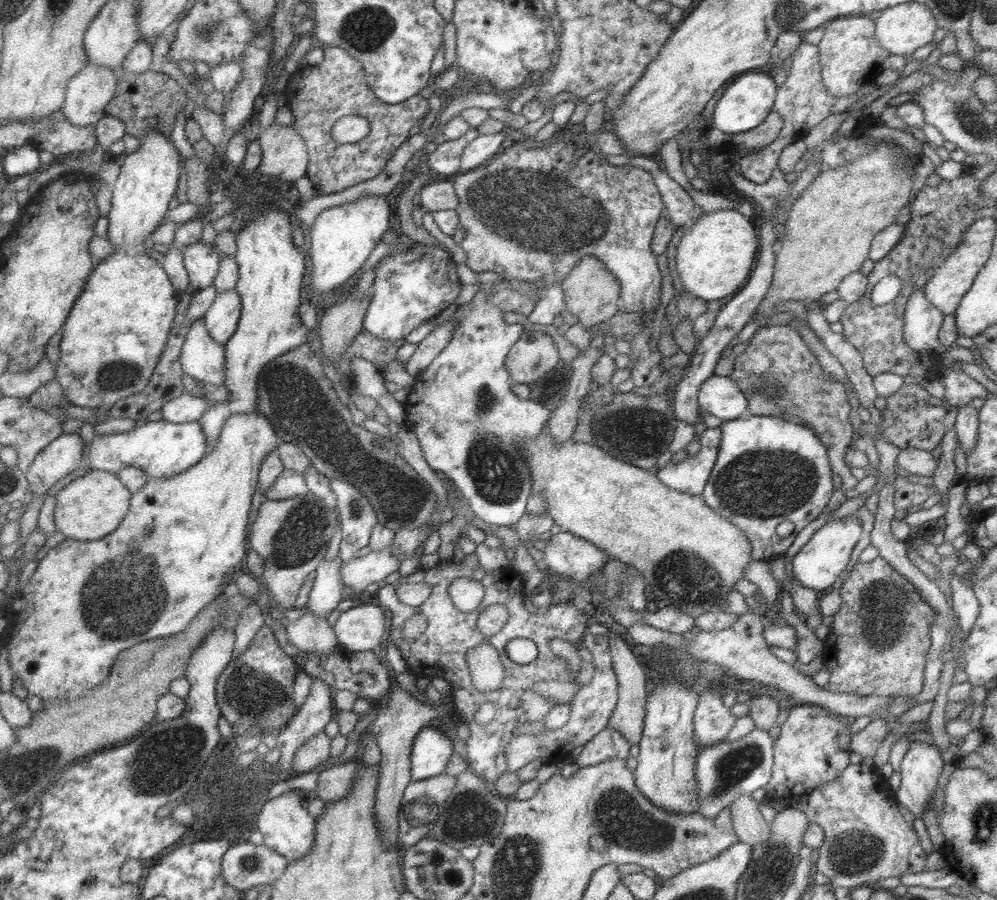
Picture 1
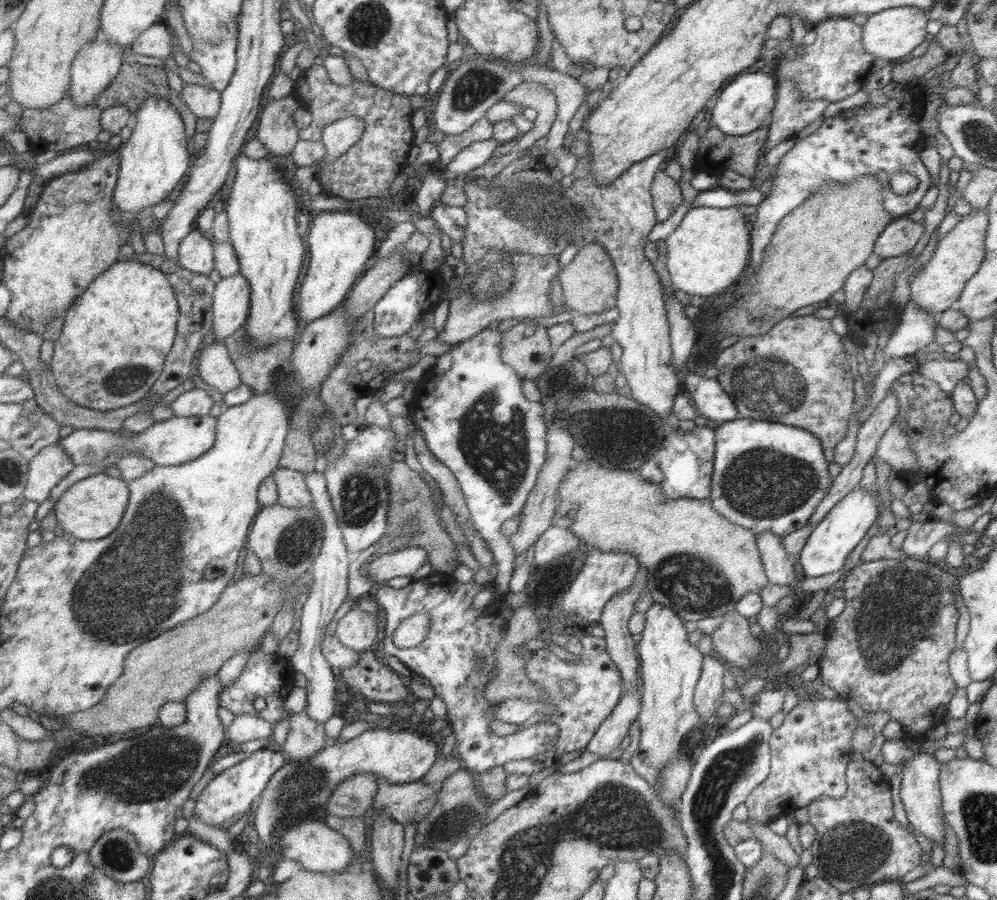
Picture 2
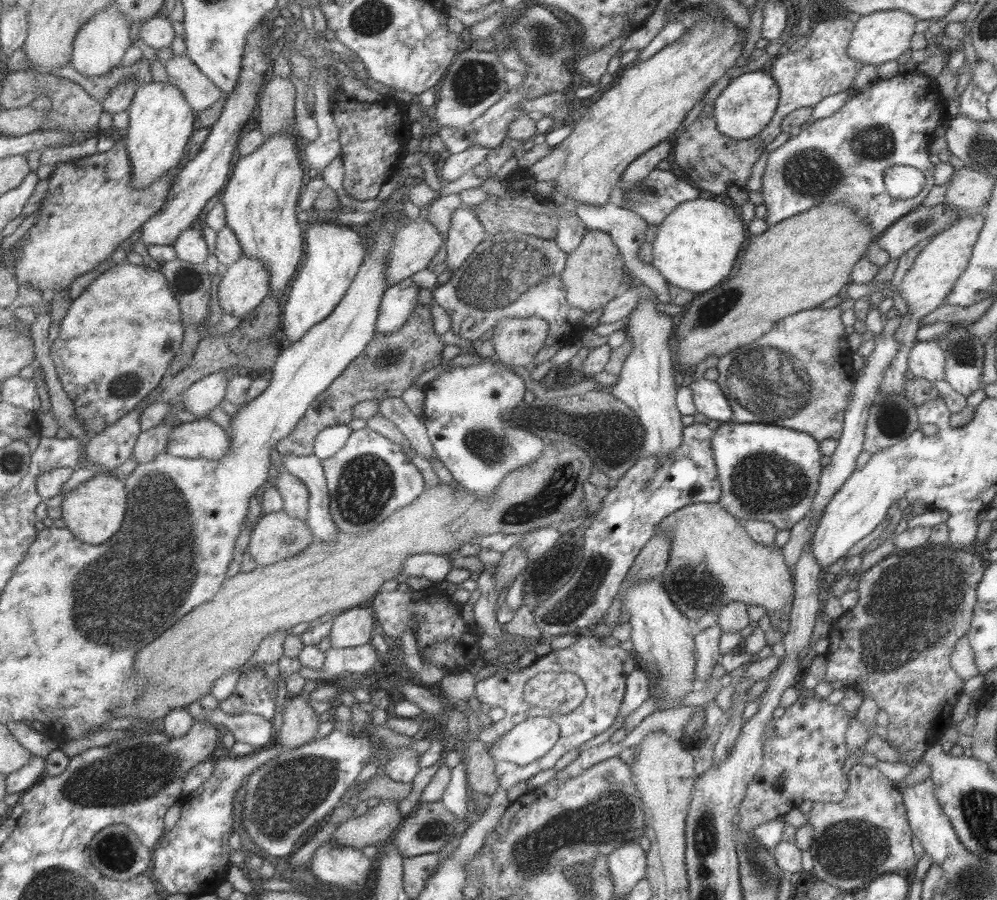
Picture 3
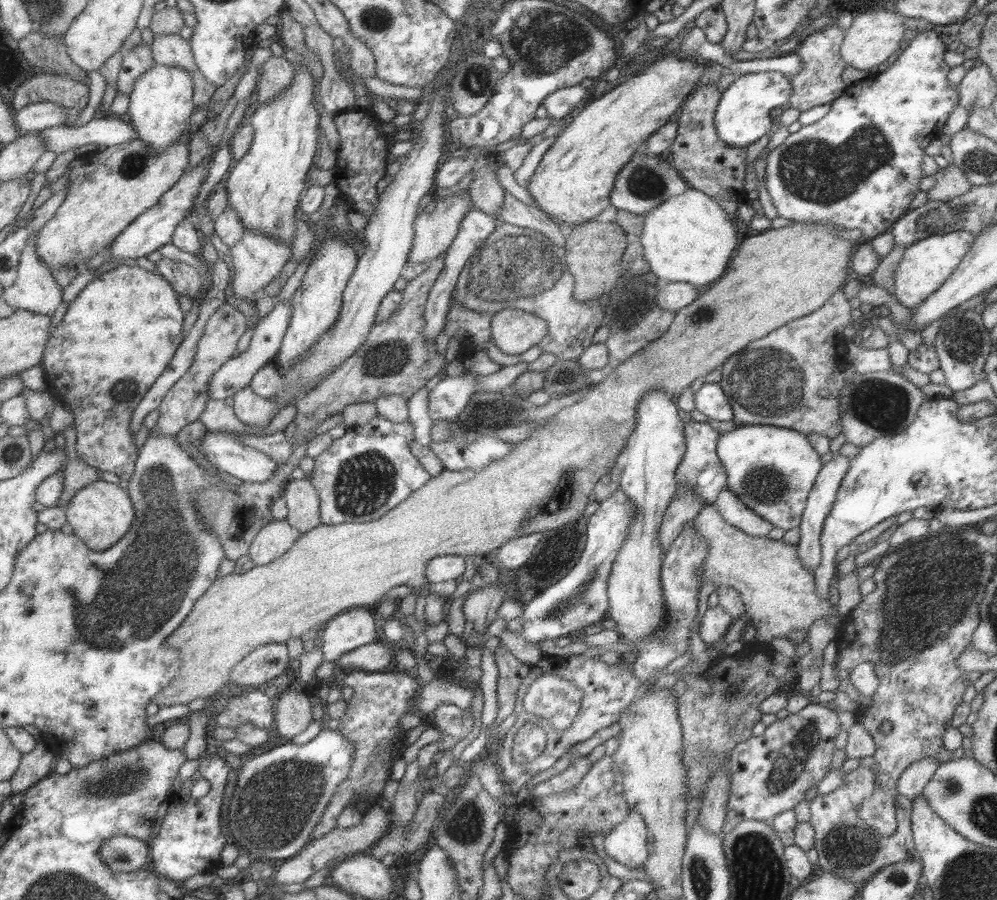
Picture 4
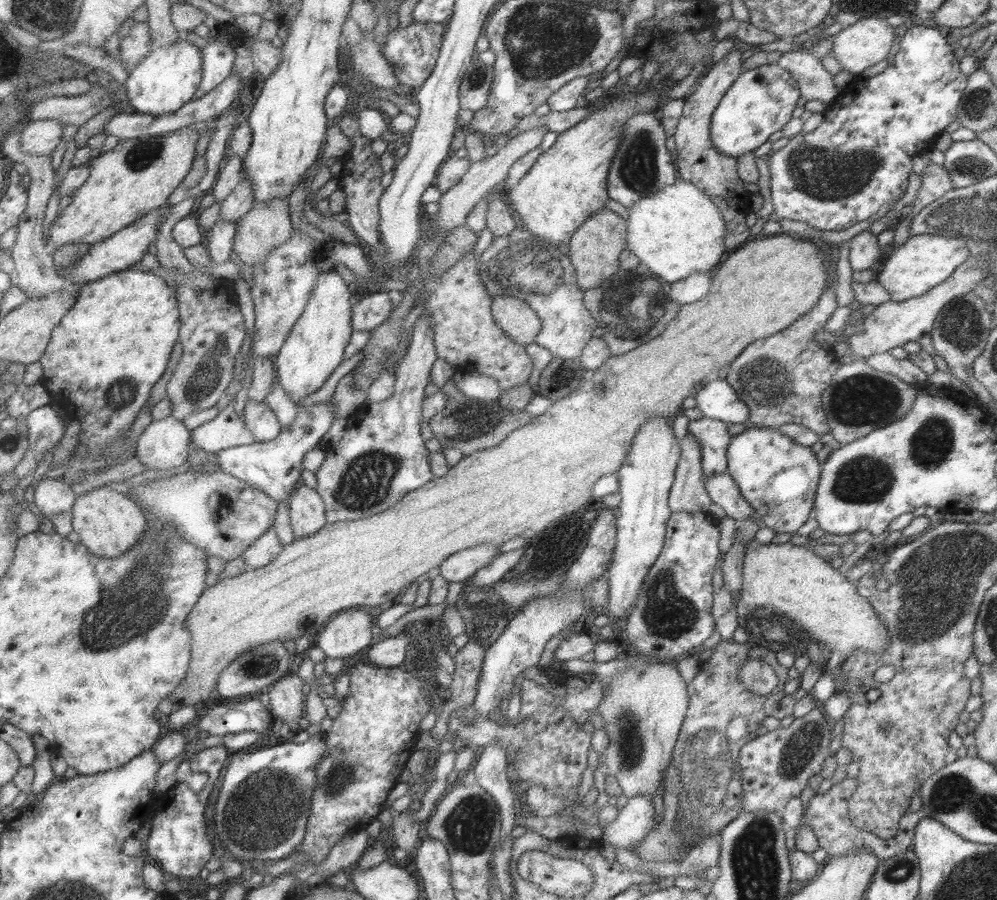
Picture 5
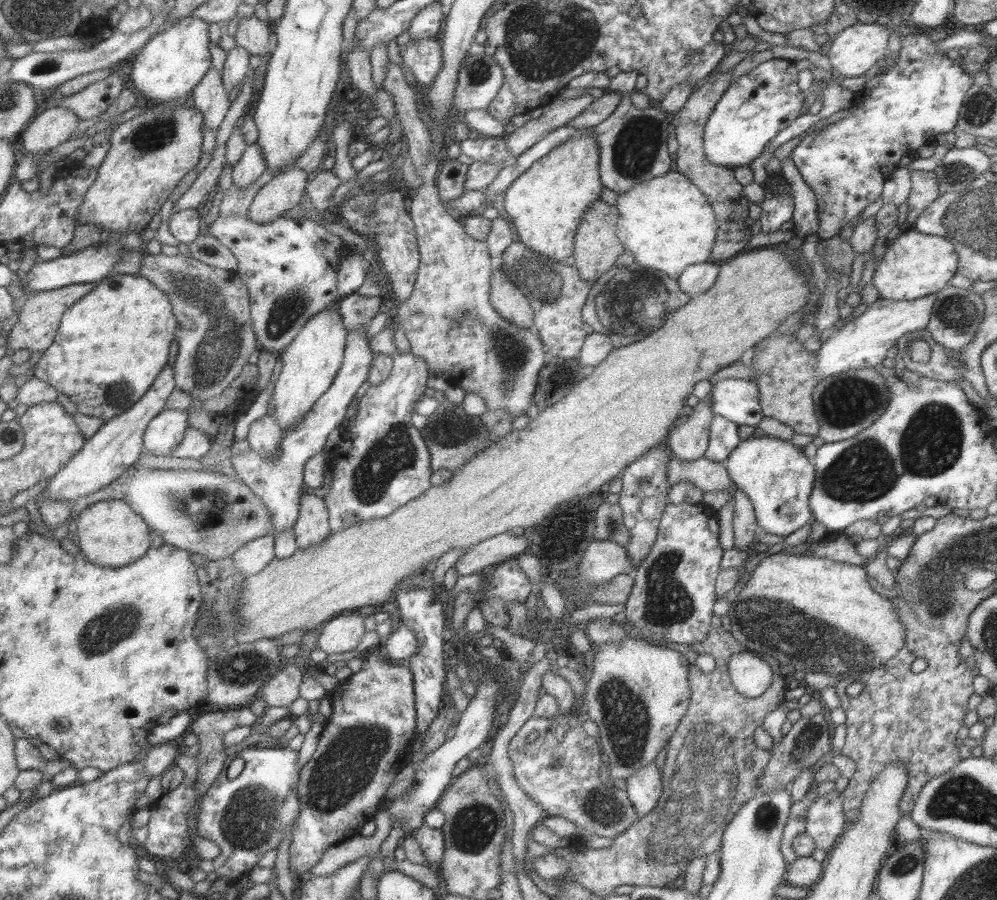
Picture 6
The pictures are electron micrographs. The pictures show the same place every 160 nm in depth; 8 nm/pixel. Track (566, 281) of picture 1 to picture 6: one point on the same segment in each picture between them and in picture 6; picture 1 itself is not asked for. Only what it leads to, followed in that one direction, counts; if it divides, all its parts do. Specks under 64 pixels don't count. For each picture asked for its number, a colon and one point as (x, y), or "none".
2: (589, 284)
3: (592, 276)
4: (593, 250)
5: (594, 247)
6: (595, 246)

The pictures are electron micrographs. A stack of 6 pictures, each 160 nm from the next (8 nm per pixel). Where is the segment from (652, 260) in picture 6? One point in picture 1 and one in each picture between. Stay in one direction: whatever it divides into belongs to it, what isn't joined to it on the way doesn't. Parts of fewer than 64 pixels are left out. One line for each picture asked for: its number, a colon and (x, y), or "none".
1: (714, 257)
2: (709, 249)
3: (697, 246)
4: (689, 238)
5: (677, 231)

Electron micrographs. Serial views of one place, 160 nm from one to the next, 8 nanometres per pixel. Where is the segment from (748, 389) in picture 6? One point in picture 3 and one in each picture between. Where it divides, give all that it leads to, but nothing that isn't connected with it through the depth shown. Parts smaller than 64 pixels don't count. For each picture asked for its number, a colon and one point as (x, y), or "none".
3: (708, 399)
4: (709, 400)
5: (716, 400)

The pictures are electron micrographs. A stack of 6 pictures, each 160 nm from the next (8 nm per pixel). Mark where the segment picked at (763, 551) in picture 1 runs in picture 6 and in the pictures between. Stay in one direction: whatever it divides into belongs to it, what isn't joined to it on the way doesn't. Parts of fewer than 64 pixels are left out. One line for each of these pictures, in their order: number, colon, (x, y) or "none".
2: (767, 476)
3: (769, 473)
4: (772, 470)
5: (777, 477)
6: (774, 474)

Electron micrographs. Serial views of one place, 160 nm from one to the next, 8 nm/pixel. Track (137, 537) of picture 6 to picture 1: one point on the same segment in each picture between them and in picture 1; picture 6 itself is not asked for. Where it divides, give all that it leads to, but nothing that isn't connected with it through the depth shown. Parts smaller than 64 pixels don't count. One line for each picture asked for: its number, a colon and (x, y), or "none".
1: (91, 507)
2: (93, 508)
3: (94, 510)
4: (101, 514)
5: (109, 522)

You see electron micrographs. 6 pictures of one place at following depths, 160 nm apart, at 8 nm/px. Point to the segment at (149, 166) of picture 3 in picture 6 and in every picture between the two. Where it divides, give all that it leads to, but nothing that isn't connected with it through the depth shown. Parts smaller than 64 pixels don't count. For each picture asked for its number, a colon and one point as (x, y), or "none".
4: (161, 105)
5: (164, 82)
6: (171, 65)

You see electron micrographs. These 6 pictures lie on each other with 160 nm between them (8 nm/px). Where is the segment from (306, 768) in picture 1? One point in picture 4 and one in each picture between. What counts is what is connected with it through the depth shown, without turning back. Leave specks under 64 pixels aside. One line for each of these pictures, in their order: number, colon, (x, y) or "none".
2: (305, 737)
3: (300, 724)
4: (293, 712)

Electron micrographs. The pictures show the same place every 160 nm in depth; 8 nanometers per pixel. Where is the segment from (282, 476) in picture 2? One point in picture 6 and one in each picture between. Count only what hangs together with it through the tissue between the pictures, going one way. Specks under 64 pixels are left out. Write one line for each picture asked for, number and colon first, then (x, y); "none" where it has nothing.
3: (295, 493)
4: (302, 500)
5: (306, 514)
6: (311, 528)

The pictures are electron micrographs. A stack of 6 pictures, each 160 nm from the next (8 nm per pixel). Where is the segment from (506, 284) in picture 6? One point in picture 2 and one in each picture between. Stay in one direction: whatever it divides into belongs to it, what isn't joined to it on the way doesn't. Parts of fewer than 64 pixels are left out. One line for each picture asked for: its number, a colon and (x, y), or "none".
2: (525, 347)
3: (516, 341)
4: (513, 331)
5: (517, 319)

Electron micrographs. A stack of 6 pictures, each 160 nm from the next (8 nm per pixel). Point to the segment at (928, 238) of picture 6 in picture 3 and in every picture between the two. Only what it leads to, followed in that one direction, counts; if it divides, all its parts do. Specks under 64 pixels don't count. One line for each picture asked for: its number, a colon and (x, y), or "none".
3: (924, 286)
4: (925, 264)
5: (924, 260)

